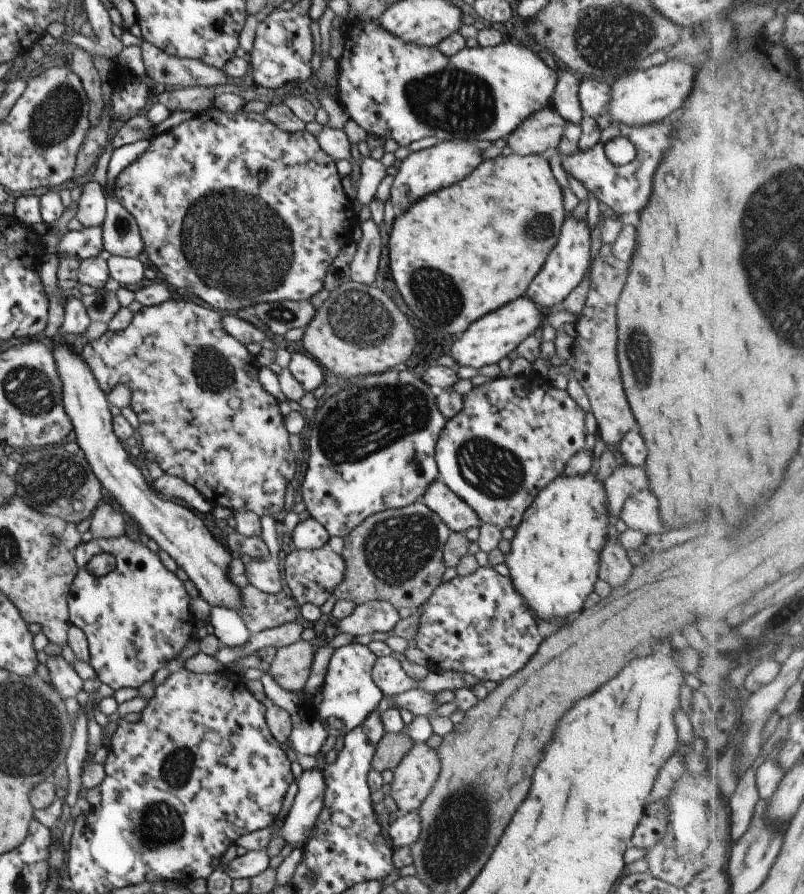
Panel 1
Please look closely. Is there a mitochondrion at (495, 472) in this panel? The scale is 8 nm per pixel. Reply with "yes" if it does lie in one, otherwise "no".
yes

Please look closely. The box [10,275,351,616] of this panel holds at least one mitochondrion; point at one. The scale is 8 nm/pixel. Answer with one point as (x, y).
(52, 481)

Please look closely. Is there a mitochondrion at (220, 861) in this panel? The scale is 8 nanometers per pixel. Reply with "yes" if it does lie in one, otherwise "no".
no

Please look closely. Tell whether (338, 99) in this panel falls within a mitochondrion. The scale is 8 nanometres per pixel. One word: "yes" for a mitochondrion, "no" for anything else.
no

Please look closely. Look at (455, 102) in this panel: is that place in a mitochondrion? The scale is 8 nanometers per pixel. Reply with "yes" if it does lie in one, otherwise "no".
yes

